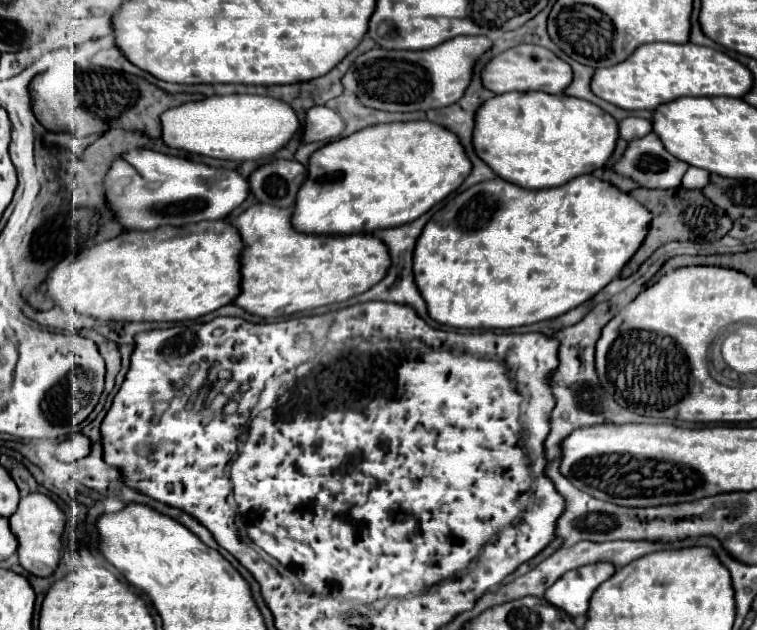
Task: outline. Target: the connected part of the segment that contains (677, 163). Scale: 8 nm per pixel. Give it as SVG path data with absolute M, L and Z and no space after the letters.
M649 132L647 136L629 142L625 154L623 154L621 160L613 166L613 172L619 174L619 176L629 178L629 180L633 180L633 182L637 182L641 188L661 188L661 190L665 190L665 188L679 188L679 186L681 186L681 178L683 178L683 174L685 174L687 168L689 168L689 164L685 164L685 162L681 162L679 158L671 156L671 154L663 148L663 144L661 144L661 140L657 138L657 134Z

